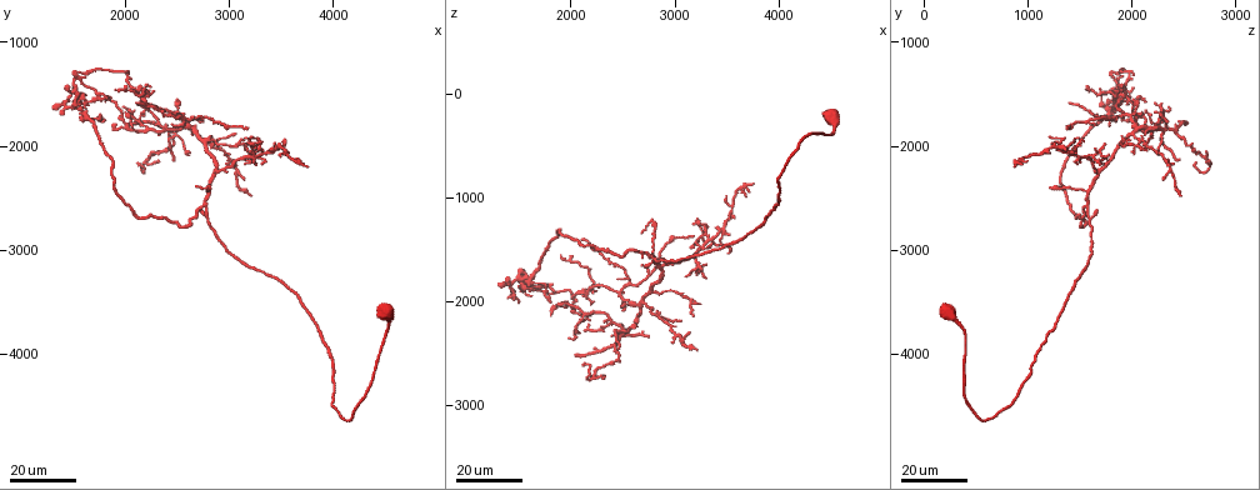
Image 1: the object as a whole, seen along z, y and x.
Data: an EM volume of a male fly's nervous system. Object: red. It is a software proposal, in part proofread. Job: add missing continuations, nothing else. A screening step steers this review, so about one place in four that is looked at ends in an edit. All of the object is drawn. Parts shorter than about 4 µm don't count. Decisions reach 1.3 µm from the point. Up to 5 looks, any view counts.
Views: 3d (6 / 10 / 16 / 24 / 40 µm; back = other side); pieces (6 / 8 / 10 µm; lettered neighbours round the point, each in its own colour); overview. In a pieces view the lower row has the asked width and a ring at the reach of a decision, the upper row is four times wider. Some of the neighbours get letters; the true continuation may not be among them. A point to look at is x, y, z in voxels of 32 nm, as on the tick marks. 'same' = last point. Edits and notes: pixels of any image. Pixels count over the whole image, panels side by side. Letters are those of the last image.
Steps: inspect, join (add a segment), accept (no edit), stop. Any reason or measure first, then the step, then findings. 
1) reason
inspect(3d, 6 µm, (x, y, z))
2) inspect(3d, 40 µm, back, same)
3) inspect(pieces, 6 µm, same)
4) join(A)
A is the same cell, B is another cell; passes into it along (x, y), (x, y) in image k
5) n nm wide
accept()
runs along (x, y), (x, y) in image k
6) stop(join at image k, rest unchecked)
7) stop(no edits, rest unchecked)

tapers out
inspect(3d, 24 µm, (2820, 1920, 1880))

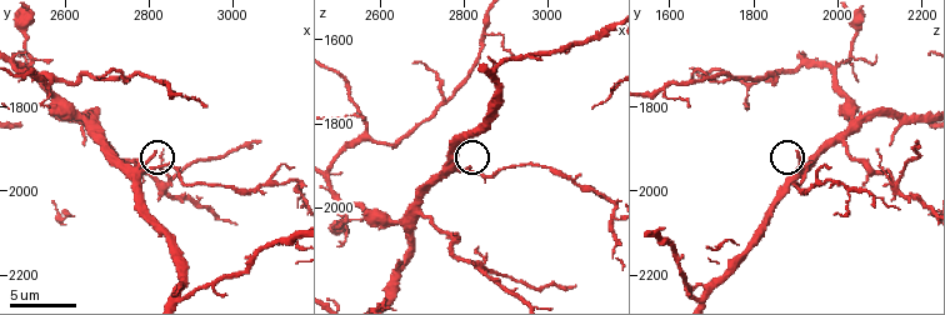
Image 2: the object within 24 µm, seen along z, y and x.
inspect(pieces, 6 µm, (2815, 1905, 1900))

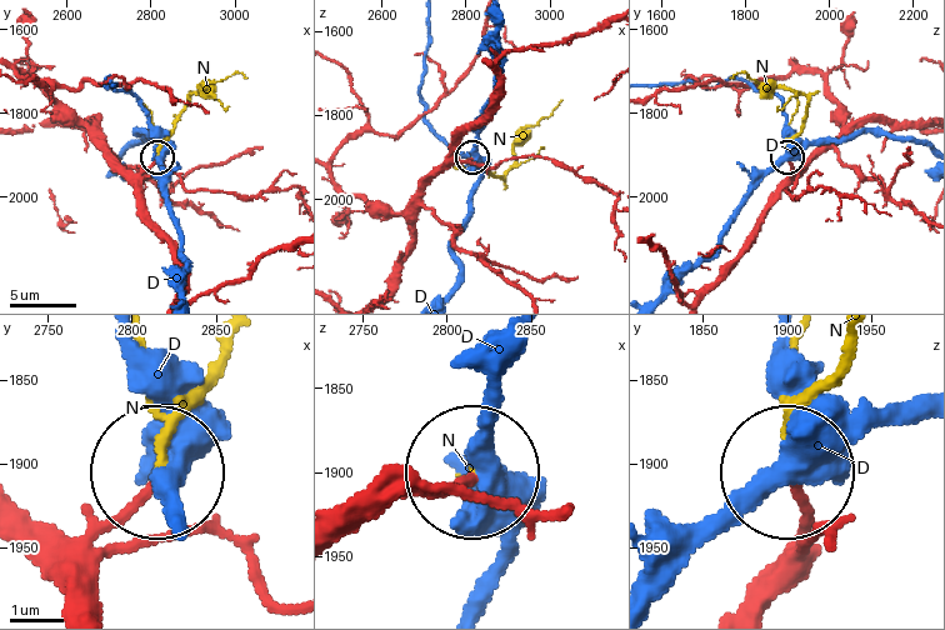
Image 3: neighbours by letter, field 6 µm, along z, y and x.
join(N)
N is the same cell, D is another cell; it goes on there

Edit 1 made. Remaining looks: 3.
an open end
inspect(3d, 10 µm, (2645, 1885, 2125))

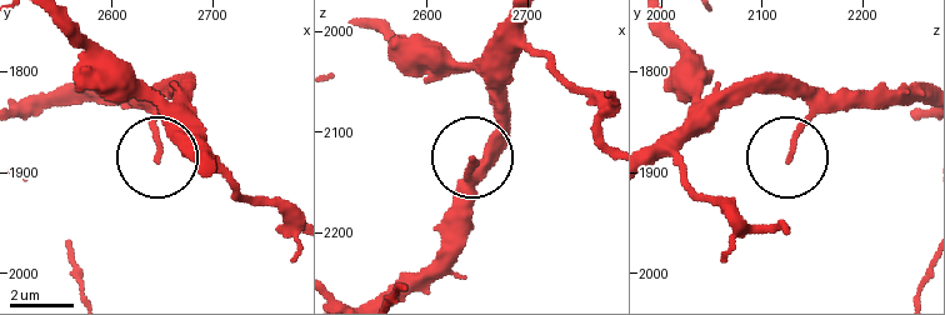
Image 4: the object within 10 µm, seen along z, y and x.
inspect(pieces, 8 µm, (2644, 1884, 2130))

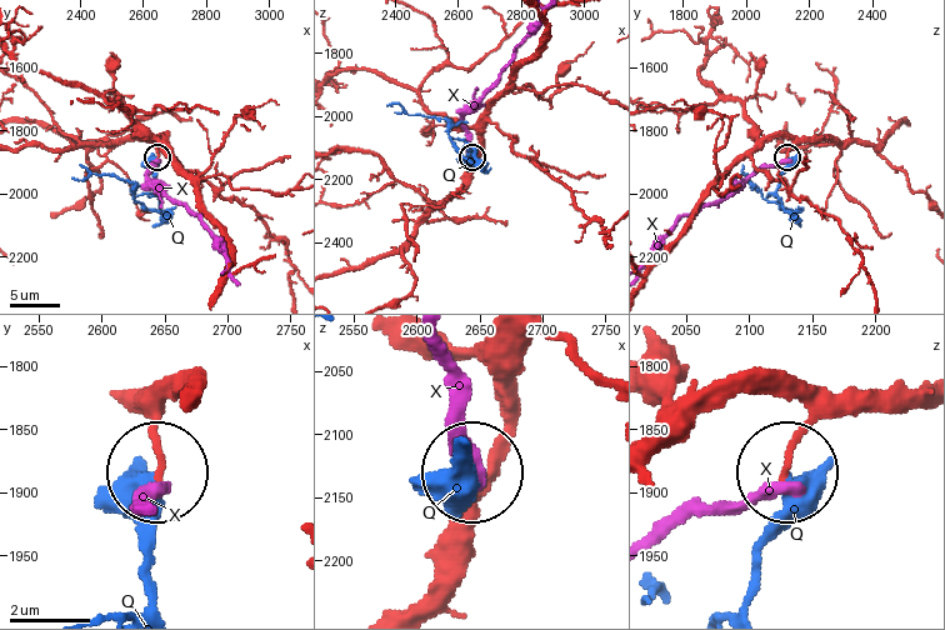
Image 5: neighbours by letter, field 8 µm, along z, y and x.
130 nm wide
accept()
Q and X are other cells; runs along (674, 240), (744, 158), (776, 138), (791, 143), (788, 156) in image 5; none of them fits

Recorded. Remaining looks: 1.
stop(join at image 3, rest unchecked)

